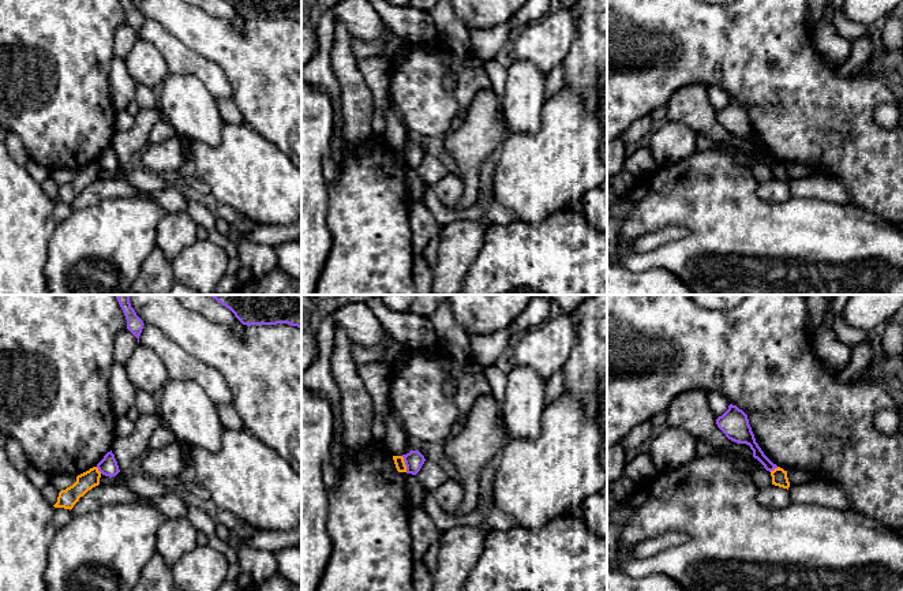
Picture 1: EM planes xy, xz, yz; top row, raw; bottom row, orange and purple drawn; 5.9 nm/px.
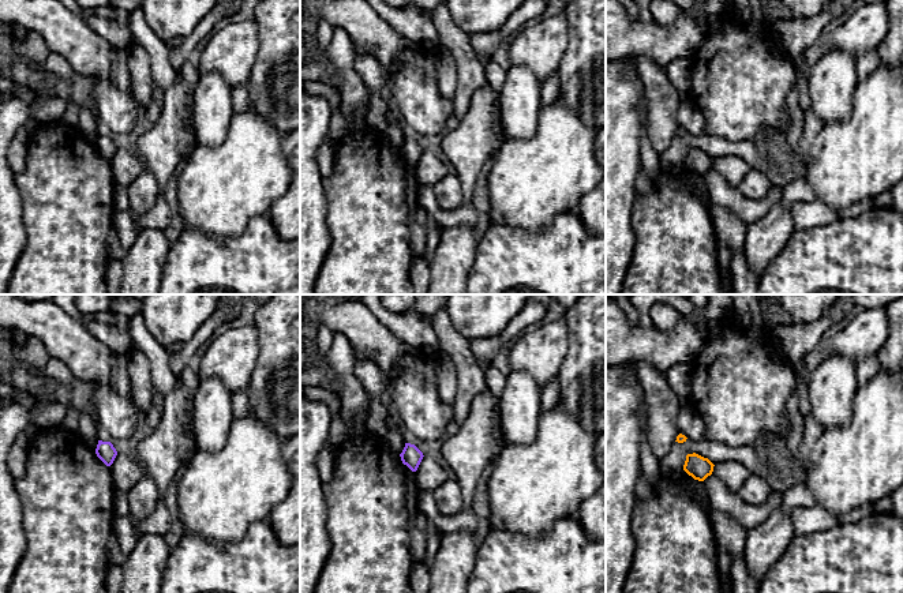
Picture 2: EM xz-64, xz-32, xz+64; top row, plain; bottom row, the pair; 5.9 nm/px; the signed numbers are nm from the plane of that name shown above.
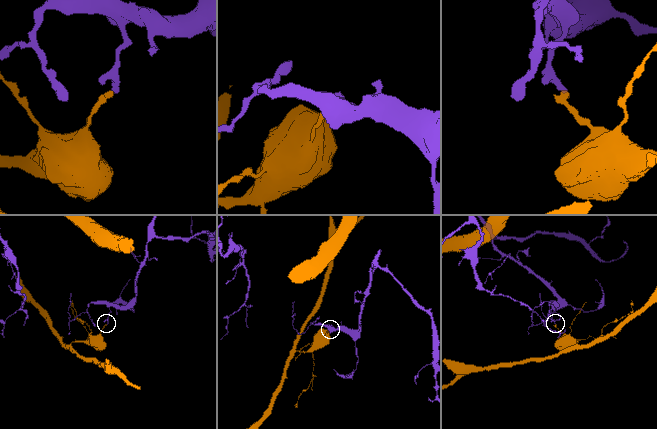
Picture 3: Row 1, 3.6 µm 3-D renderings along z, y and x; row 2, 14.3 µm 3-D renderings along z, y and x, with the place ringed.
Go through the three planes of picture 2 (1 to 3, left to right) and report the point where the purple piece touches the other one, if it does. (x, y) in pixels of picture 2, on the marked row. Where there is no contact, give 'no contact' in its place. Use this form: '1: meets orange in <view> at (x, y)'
1: no contact
2: no contact
3: no contact

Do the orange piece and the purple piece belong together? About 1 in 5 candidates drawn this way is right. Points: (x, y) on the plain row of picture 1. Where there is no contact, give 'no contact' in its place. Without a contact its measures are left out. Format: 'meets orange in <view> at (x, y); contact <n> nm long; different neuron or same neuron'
meets orange in xz at (404, 159); contact 100 nm long; different neuron

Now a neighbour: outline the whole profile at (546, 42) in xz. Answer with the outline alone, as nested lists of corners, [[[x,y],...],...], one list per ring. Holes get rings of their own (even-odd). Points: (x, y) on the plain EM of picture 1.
[[[569,7],[533,22],[513,42],[514,61],[531,61],[543,74],[561,64],[576,37],[576,22]]]

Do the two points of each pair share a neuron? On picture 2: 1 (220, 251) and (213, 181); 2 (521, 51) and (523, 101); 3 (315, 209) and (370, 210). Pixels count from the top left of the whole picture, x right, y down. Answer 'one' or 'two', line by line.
1: two
2: two
3: two

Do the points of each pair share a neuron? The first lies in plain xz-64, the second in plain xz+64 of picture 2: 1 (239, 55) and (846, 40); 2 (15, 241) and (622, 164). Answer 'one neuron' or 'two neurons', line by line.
1: one neuron
2: one neuron

